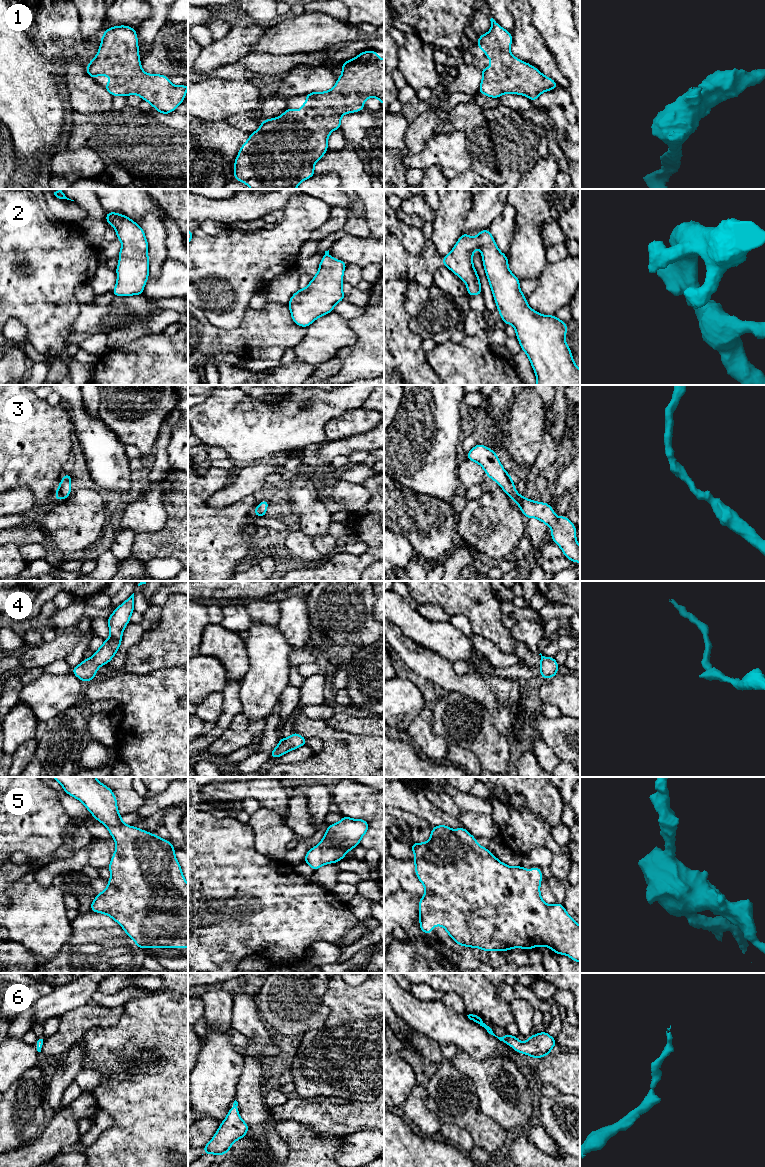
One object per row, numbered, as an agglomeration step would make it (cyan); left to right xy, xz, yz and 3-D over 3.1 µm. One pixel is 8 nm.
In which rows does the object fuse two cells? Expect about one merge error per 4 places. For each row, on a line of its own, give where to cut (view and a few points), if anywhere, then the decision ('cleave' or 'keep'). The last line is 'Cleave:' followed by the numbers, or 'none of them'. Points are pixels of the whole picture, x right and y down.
1: no cut; keep
2: no cut; keep
3: no cut; keep
4: no cut; keep
5: no cut; keep
6: no cut; keep
Cleave: none of them

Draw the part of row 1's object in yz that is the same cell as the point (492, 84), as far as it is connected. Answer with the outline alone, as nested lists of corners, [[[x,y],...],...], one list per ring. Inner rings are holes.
[[[493,18],[490,21],[491,30],[479,35],[476,43],[491,61],[490,67],[480,69],[483,78],[479,93],[492,98],[513,93],[525,95],[533,102],[541,93],[559,88],[553,79],[514,57],[510,52],[511,32],[503,29]]]

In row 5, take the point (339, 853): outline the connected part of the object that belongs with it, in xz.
[[[342,817],[338,823],[328,826],[320,843],[311,848],[305,855],[304,861],[314,871],[322,865],[338,863],[346,857],[355,846],[360,845],[361,838],[369,829],[369,824],[363,819]]]

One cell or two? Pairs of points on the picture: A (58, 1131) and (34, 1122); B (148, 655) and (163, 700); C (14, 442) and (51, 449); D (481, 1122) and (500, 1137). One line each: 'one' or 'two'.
A: two
B: two
C: one
D: one

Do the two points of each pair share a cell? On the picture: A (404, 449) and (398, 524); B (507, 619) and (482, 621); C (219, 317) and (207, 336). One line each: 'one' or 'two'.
A: two
B: two
C: two

